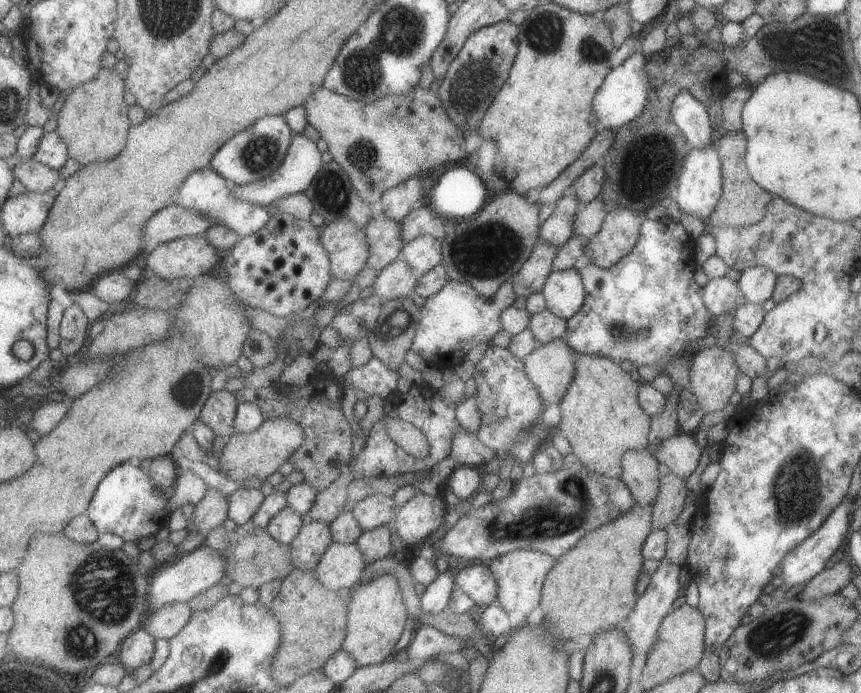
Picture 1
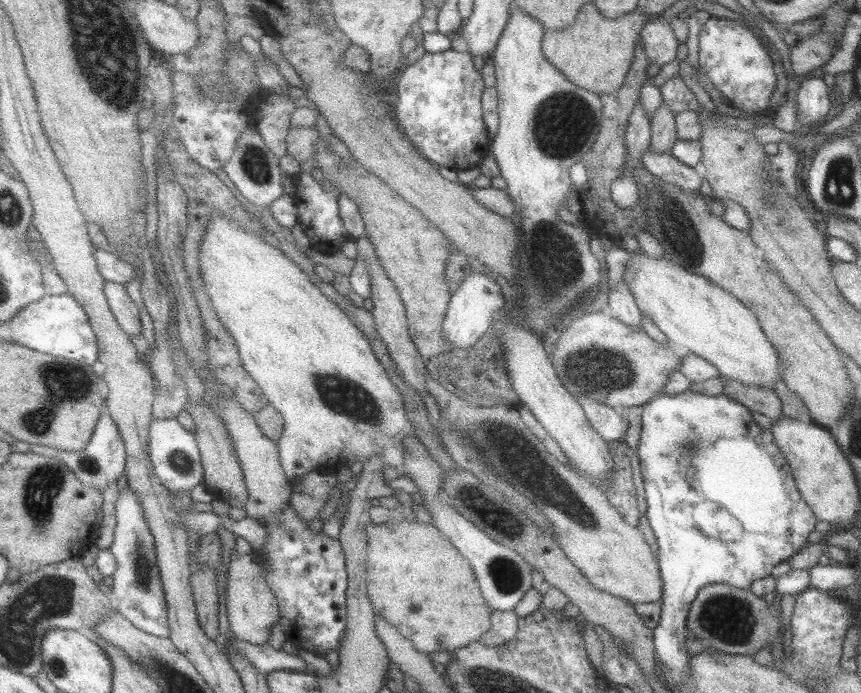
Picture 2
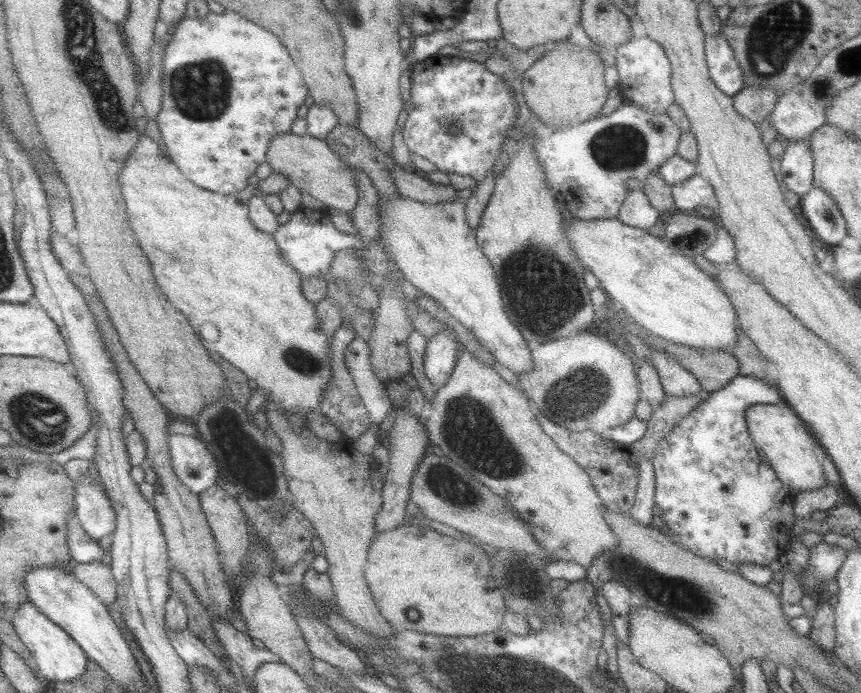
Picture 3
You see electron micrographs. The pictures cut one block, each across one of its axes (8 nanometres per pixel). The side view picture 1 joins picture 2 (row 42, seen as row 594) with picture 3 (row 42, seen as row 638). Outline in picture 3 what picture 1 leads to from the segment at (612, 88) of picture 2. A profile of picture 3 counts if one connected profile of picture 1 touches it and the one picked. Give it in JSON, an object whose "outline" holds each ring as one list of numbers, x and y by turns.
{"outline":[[569,39,557,42,555,46,526,70,522,81,532,115,552,131,598,116,609,92,604,79,606,65,589,50,589,46,579,46]]}

